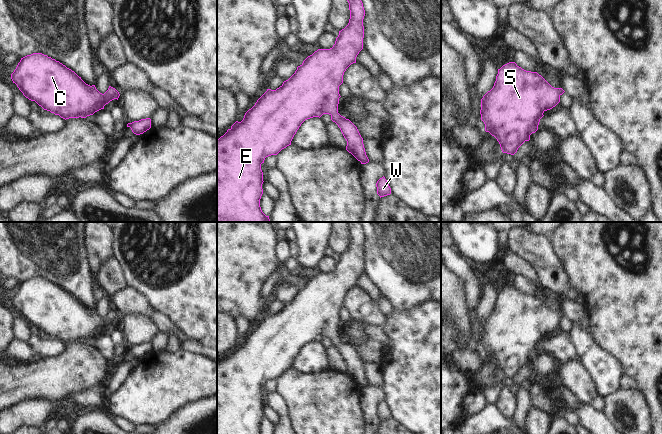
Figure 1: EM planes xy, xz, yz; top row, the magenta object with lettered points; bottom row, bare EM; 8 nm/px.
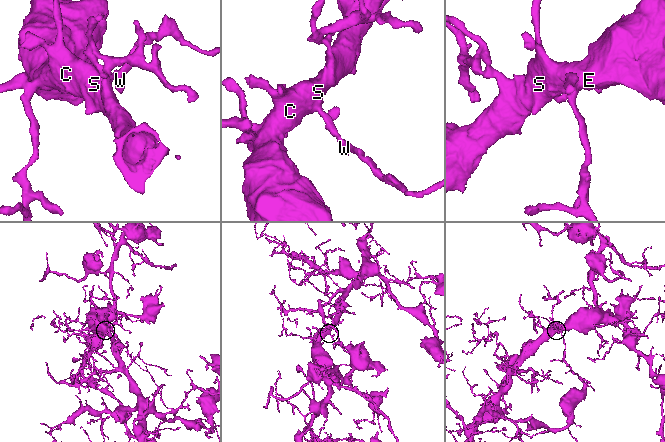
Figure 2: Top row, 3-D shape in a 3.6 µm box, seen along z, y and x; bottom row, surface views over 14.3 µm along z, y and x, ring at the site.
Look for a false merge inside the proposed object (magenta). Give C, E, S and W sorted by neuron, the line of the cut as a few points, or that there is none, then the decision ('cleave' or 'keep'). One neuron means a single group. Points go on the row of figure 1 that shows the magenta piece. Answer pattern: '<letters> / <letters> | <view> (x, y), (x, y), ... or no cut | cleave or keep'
C E S W | no cut | keep

